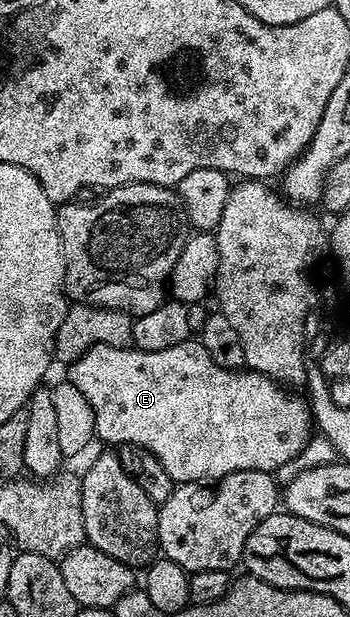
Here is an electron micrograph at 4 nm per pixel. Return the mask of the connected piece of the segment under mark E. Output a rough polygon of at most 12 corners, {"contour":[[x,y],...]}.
{"contour":[[199,342],[71,365],[95,439],[176,486],[275,473],[305,401]]}

